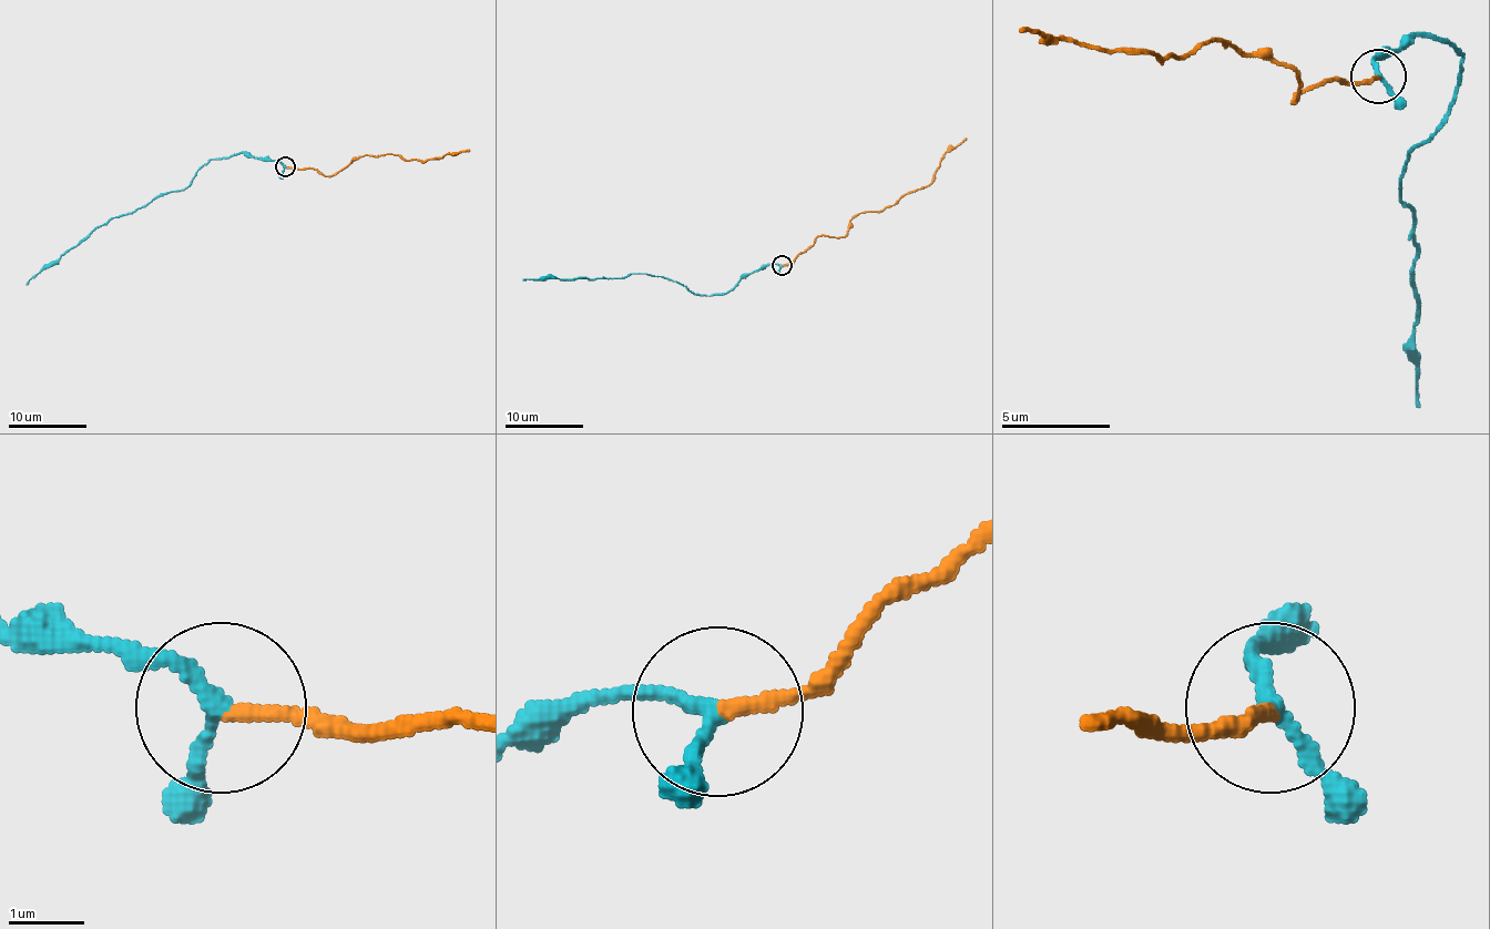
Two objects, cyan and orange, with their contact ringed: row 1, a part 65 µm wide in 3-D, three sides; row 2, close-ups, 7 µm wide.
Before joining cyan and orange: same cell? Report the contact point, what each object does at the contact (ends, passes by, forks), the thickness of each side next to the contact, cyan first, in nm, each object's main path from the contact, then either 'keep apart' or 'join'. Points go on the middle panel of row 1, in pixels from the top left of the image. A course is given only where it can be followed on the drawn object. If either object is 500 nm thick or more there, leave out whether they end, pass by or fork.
place (782, 265); cyan passes by; orange ends; calibres 200 and 200 nm; course cyan (781, 265), (762, 265), (726, 292), (708, 296), (645, 273), (622, 278), (522, 281); course orange (783, 265), (822, 236), (842, 237), (860, 213), (884, 211), (922, 190), (940, 157), (966, 139); keep apart

